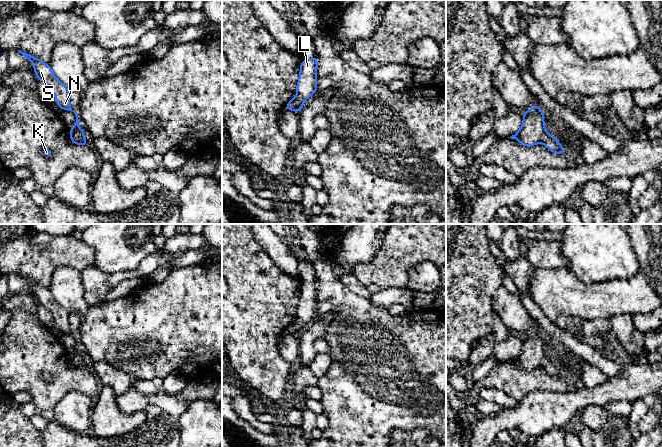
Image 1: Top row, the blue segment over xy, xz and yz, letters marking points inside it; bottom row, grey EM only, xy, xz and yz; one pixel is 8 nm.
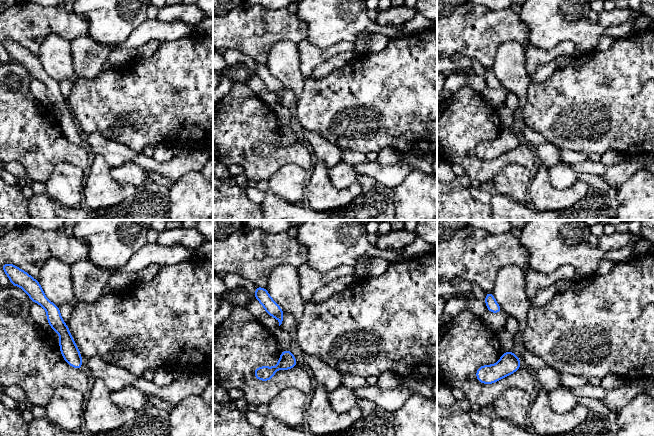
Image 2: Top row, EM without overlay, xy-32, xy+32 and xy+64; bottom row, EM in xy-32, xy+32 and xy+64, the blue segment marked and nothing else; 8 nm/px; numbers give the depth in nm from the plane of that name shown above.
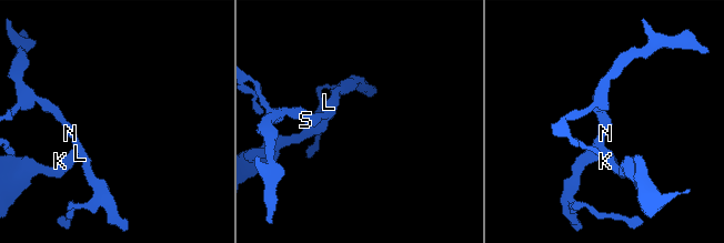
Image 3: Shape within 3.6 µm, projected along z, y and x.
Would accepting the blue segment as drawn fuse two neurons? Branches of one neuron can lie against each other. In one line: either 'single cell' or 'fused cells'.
single cell

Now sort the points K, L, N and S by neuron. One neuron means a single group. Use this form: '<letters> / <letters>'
K L N S

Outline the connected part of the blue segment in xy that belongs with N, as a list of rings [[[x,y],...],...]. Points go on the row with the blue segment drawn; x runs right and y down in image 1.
[[[18,50],[26,59],[28,59],[34,66],[34,72],[37,78],[47,84],[53,91],[54,98],[58,103],[59,109],[72,111],[76,116],[76,122],[69,131],[72,143],[80,146],[88,146],[84,136],[84,131],[79,127],[78,113],[75,113],[70,105],[69,89],[60,82],[54,75],[49,64],[37,59],[36,57]]]

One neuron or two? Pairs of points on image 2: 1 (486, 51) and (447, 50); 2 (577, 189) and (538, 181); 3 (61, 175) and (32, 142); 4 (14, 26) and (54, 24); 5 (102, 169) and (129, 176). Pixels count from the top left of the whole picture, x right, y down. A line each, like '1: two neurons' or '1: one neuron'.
1: one neuron
2: one neuron
3: two neurons
4: one neuron
5: two neurons

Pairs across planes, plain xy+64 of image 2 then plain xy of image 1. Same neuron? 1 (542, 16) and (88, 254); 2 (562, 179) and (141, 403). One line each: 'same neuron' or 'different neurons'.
1: different neurons
2: same neuron

